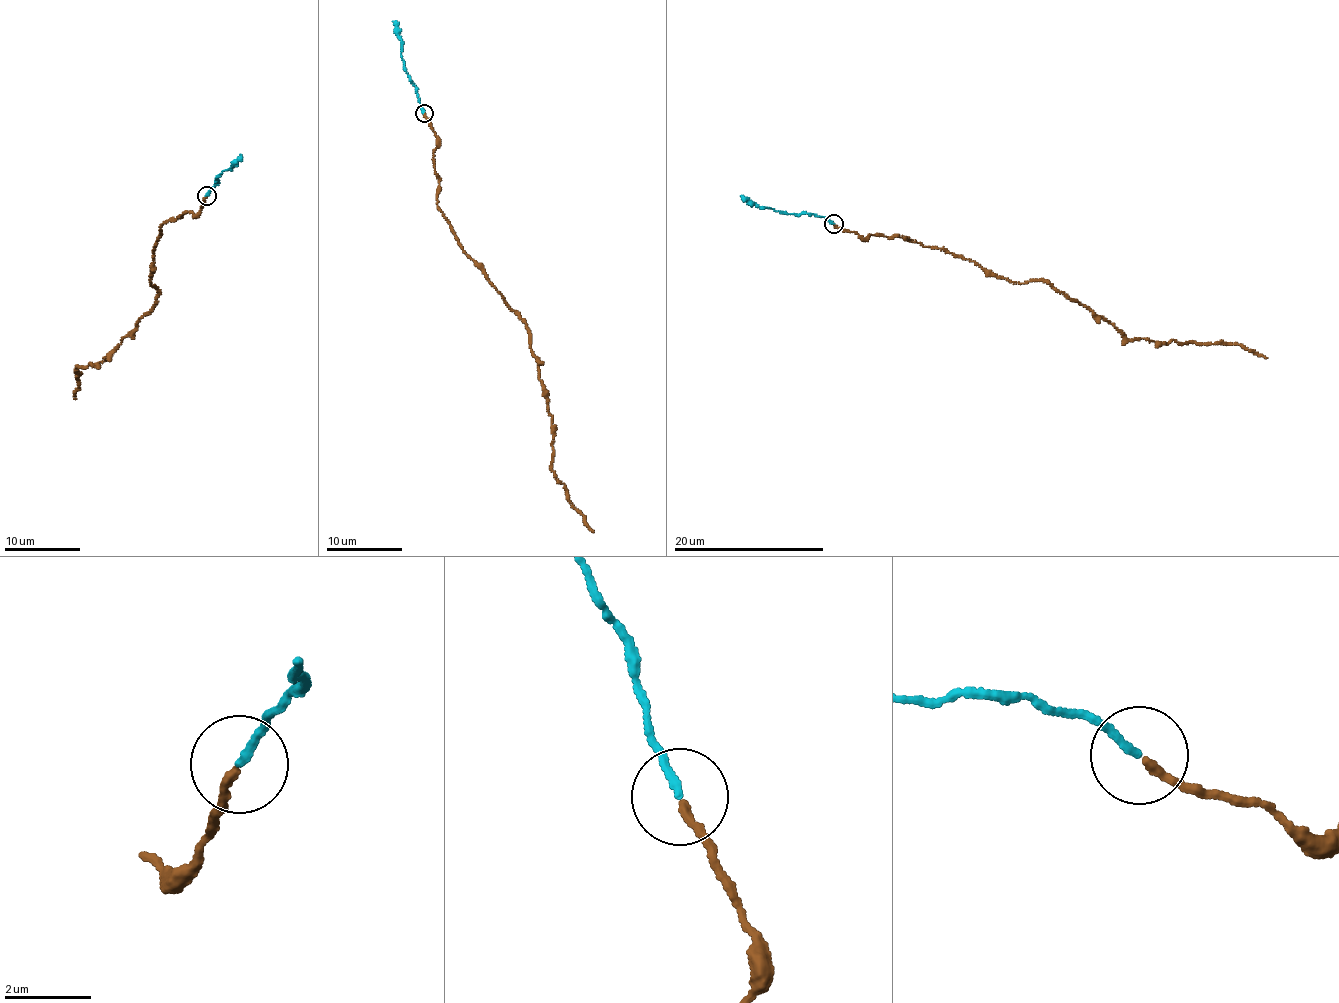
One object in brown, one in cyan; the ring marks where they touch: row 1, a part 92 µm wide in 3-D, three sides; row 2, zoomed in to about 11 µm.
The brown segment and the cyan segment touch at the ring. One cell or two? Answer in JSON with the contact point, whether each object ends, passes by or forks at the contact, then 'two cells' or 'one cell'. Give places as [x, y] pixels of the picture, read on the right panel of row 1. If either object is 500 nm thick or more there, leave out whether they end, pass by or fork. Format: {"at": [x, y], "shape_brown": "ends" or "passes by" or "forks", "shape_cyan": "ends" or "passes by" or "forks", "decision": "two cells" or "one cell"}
{"at": [833, 224], "shape_brown": "ends", "shape_cyan": "ends", "decision": "one cell"}

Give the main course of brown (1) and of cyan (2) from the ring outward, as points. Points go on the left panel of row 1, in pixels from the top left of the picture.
1: (207, 196), (196, 215), (160, 225), (149, 280), (155, 304), (105, 361), (76, 368), (75, 399)
2: (207, 196), (218, 183), (216, 180), (221, 173), (233, 167), (240, 154)

